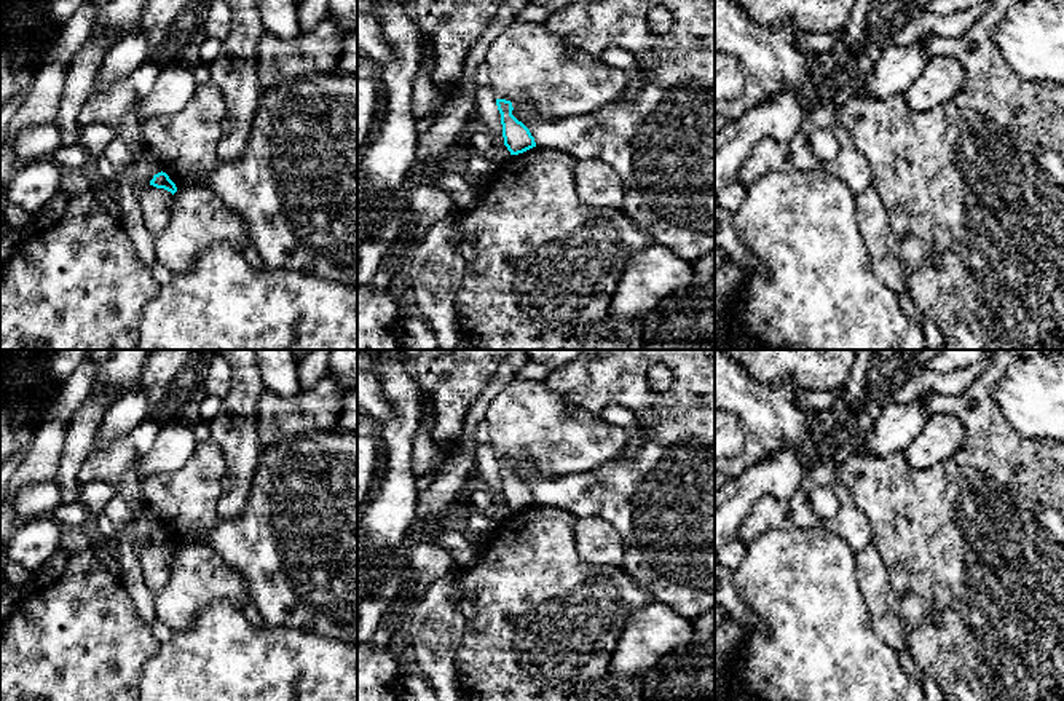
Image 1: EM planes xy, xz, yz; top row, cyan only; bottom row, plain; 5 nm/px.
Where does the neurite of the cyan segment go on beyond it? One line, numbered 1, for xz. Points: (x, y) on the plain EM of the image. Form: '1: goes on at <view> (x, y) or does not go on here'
1: does not go on here

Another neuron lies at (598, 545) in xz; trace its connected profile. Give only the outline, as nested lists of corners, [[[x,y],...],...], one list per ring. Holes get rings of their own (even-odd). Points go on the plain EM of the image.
[[[576,517],[576,551],[590,567],[621,567],[624,546],[619,533],[603,517]]]

